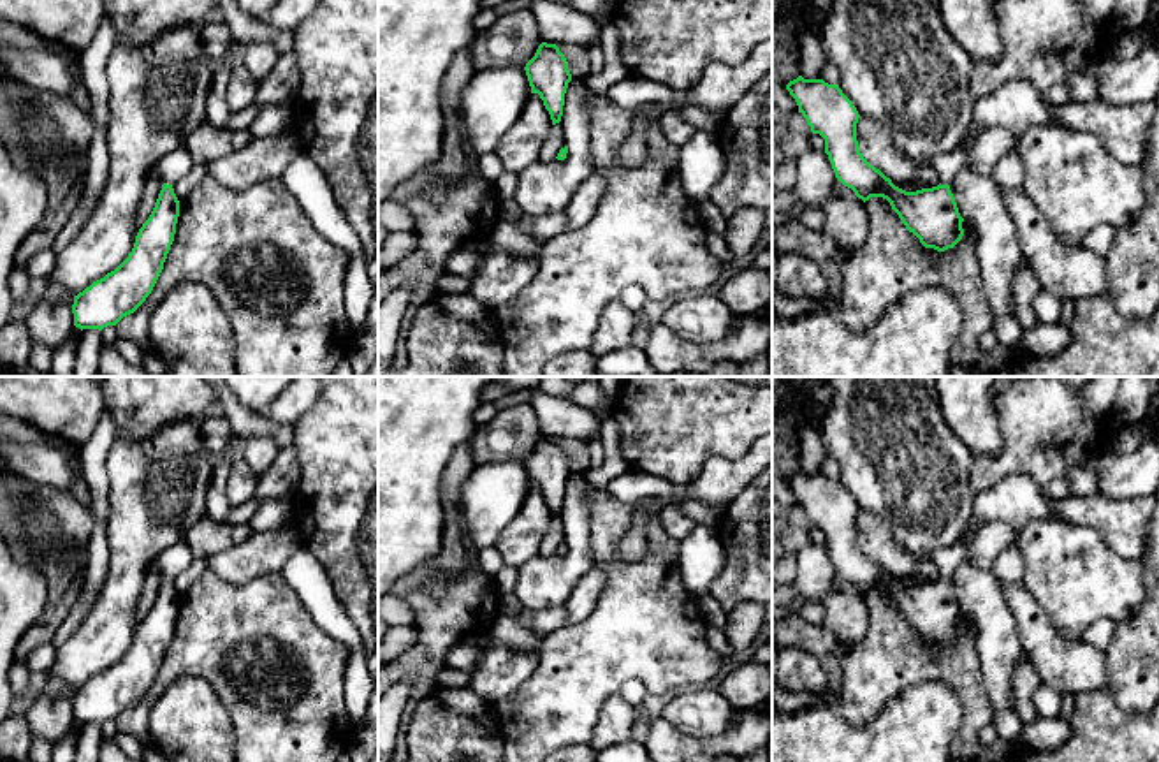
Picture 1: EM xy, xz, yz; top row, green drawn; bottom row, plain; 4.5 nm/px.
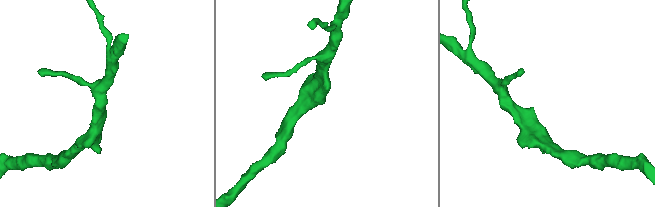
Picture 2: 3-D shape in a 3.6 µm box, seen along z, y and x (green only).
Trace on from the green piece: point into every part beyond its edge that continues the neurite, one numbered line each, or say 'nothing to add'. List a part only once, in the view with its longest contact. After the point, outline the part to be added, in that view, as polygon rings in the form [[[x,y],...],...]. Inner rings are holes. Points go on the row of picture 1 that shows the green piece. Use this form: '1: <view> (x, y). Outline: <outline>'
1: yz (947, 166). Outline: [[[962,139],[951,151],[941,153],[929,160],[929,165],[937,172],[941,185],[950,185],[957,172],[967,164],[967,155],[976,139]]]

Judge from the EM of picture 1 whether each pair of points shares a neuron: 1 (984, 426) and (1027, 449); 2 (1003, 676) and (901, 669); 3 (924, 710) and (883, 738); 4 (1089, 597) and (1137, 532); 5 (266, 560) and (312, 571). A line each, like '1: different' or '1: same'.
1: different
2: different
3: same
4: different
5: different

